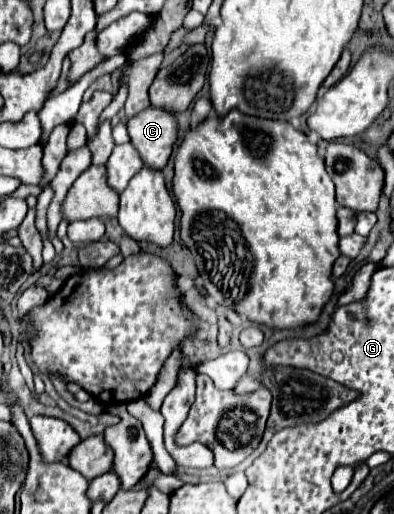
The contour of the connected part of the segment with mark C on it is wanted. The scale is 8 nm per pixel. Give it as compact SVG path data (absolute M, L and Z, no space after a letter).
M150 106L128 120L128 132L144 164L162 170L178 140L176 116Z

